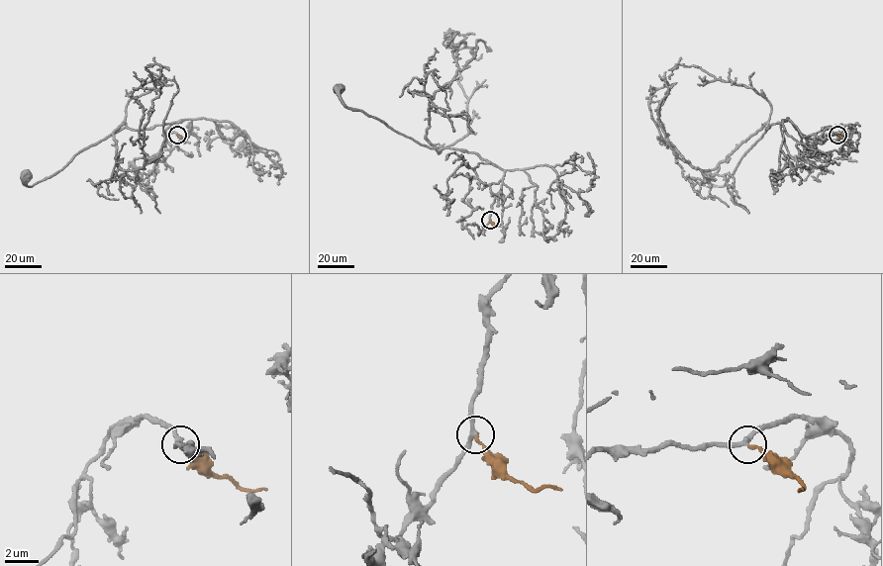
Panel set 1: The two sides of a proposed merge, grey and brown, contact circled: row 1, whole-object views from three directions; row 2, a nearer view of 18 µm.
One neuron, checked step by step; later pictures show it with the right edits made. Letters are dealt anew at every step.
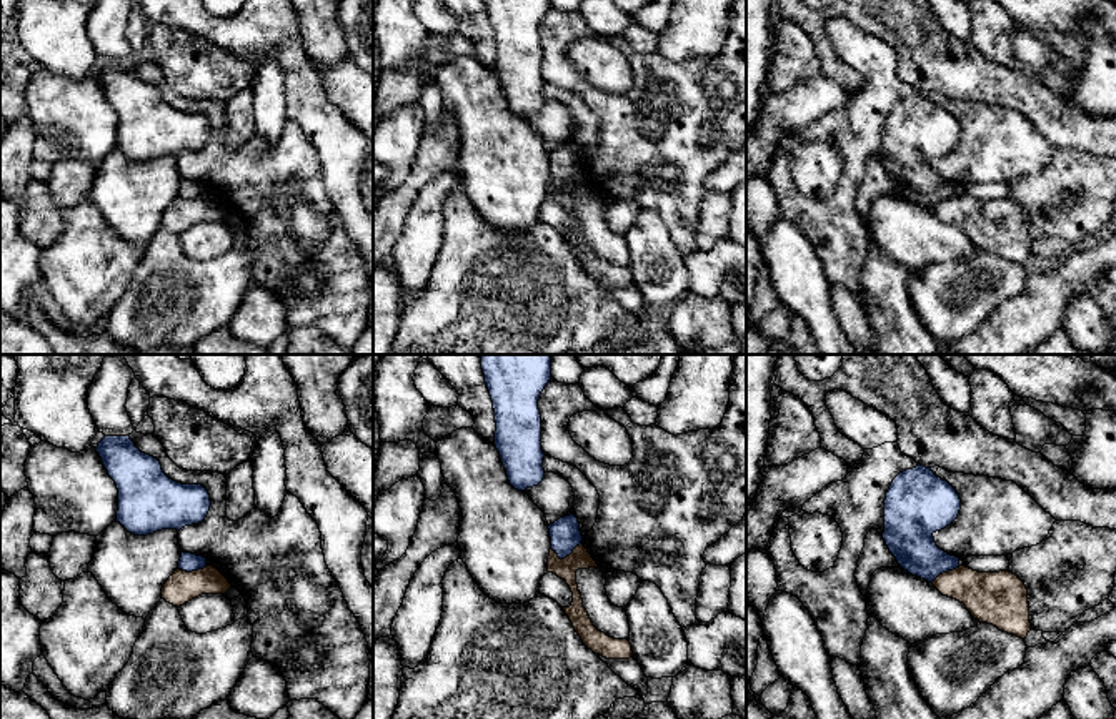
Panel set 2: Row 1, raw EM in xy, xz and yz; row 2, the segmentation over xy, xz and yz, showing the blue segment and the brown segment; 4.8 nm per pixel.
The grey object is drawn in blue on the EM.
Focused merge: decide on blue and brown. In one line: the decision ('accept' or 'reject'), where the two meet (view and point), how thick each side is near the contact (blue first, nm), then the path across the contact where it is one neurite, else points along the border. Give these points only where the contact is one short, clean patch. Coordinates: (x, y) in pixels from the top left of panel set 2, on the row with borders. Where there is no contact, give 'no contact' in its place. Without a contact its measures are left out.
reject | xz (565, 556) | 150/100 nm | along xz (580, 543), (563, 558), (552, 550)

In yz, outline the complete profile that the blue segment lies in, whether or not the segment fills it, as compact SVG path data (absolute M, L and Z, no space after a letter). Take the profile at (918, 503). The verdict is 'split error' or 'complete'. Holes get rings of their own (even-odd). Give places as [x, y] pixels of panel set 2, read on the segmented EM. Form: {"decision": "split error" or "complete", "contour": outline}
{"decision": "complete", "contour": "M918 464L899 473L886 493L883 533L898 564L928 583L959 568L959 558L939 549L933 538L958 518L959 509L956 489L931 468Z"}

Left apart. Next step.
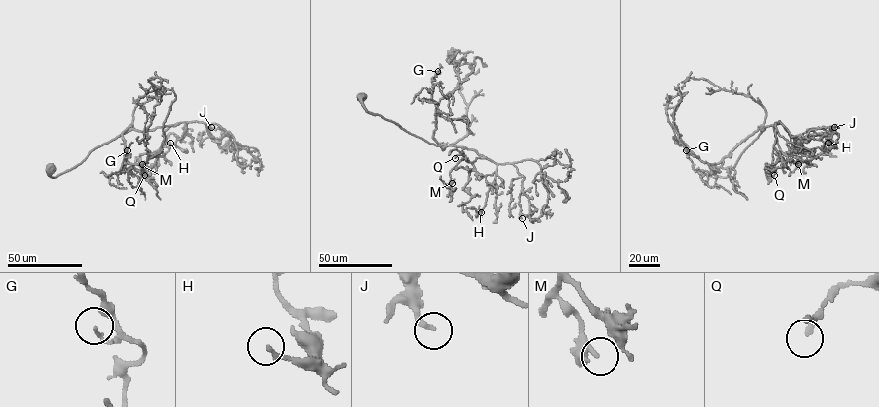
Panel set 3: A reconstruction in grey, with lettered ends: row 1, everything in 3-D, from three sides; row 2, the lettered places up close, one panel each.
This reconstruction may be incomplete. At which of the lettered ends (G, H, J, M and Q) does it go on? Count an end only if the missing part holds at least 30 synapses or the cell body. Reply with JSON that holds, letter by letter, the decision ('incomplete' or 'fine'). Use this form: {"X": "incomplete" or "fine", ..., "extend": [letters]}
{"G": "fine", "H": "fine", "J": "fine", "M": "fine", "Q": "fine", "extend": []}

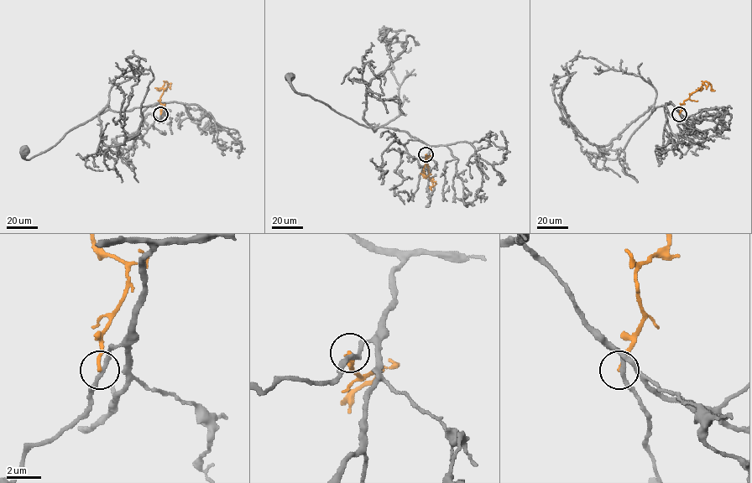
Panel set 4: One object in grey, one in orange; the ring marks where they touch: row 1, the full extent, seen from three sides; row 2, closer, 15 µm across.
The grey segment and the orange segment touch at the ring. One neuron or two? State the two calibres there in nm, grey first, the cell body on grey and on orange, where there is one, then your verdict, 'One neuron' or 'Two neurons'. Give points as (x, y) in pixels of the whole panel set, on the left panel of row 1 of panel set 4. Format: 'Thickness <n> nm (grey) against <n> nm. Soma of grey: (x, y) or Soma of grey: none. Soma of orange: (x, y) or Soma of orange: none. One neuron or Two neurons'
Thickness 240 nm (grey) against 200 nm. Soma of grey: (24, 149). Soma of orange: none. Two neurons

